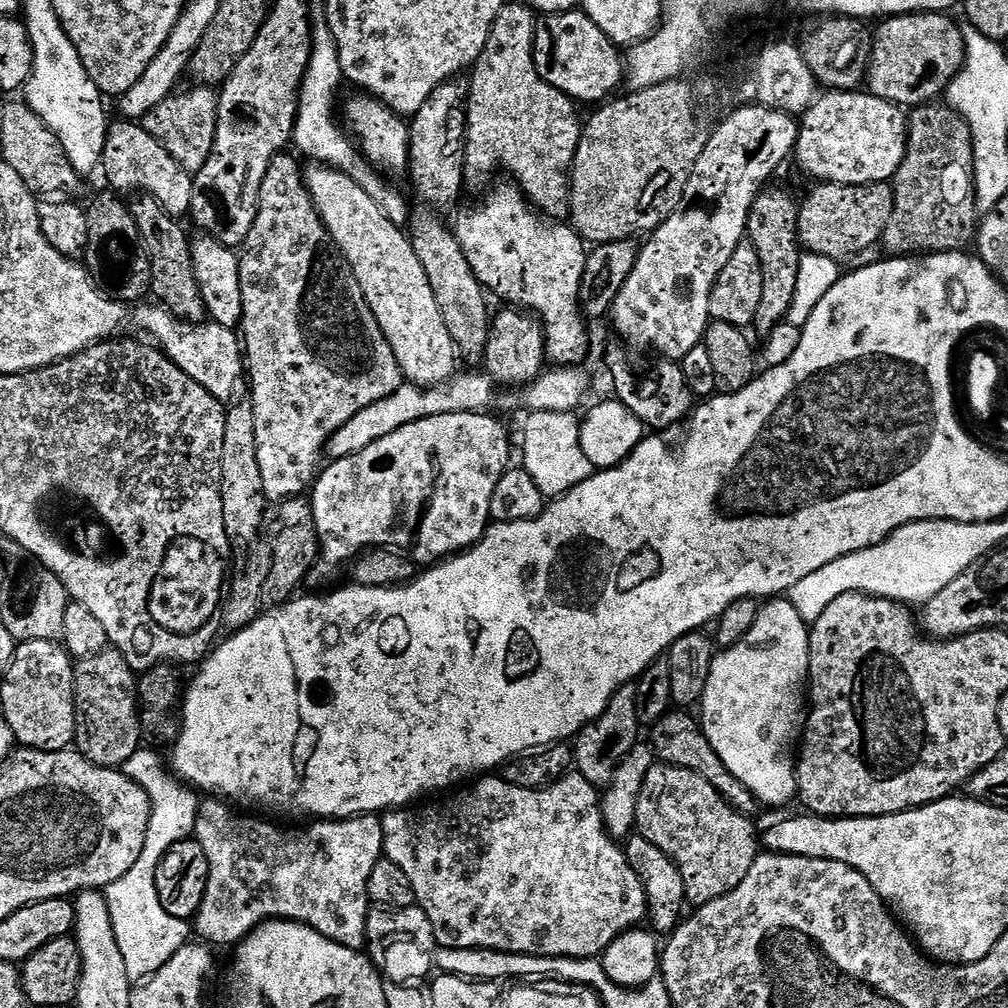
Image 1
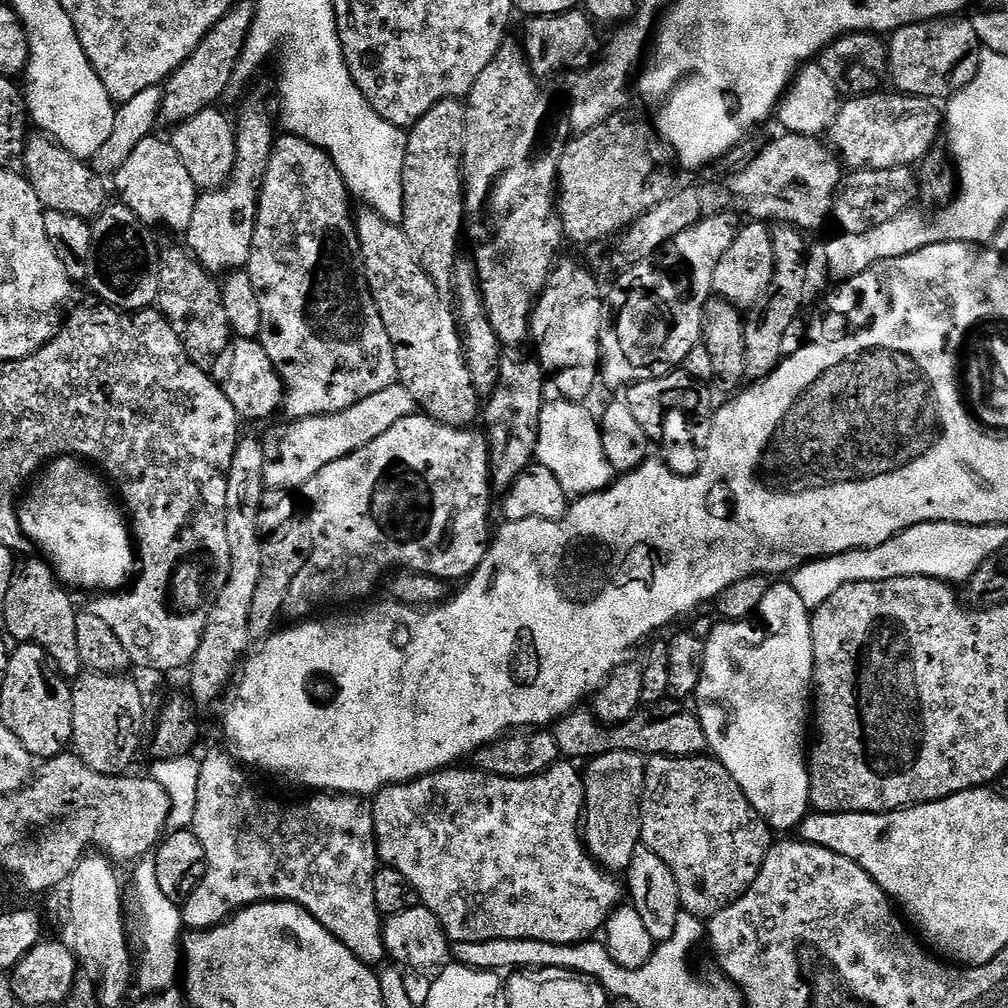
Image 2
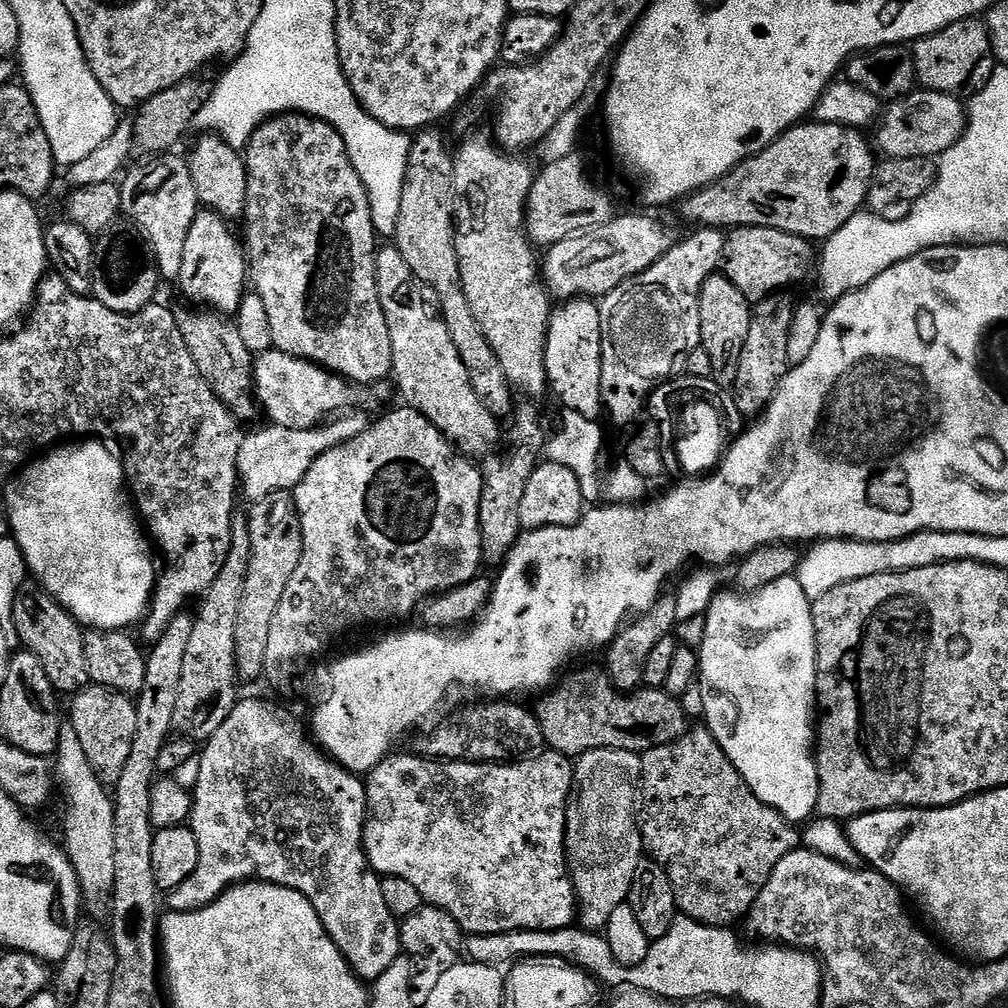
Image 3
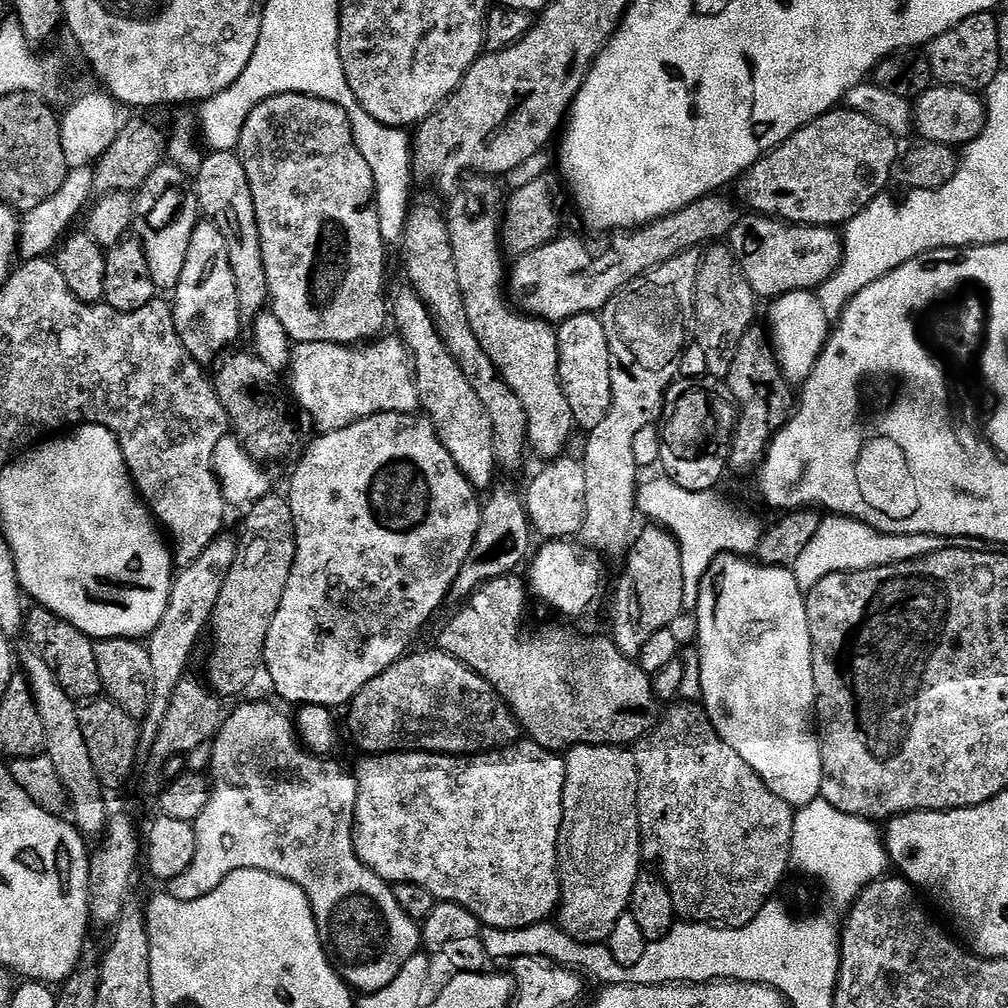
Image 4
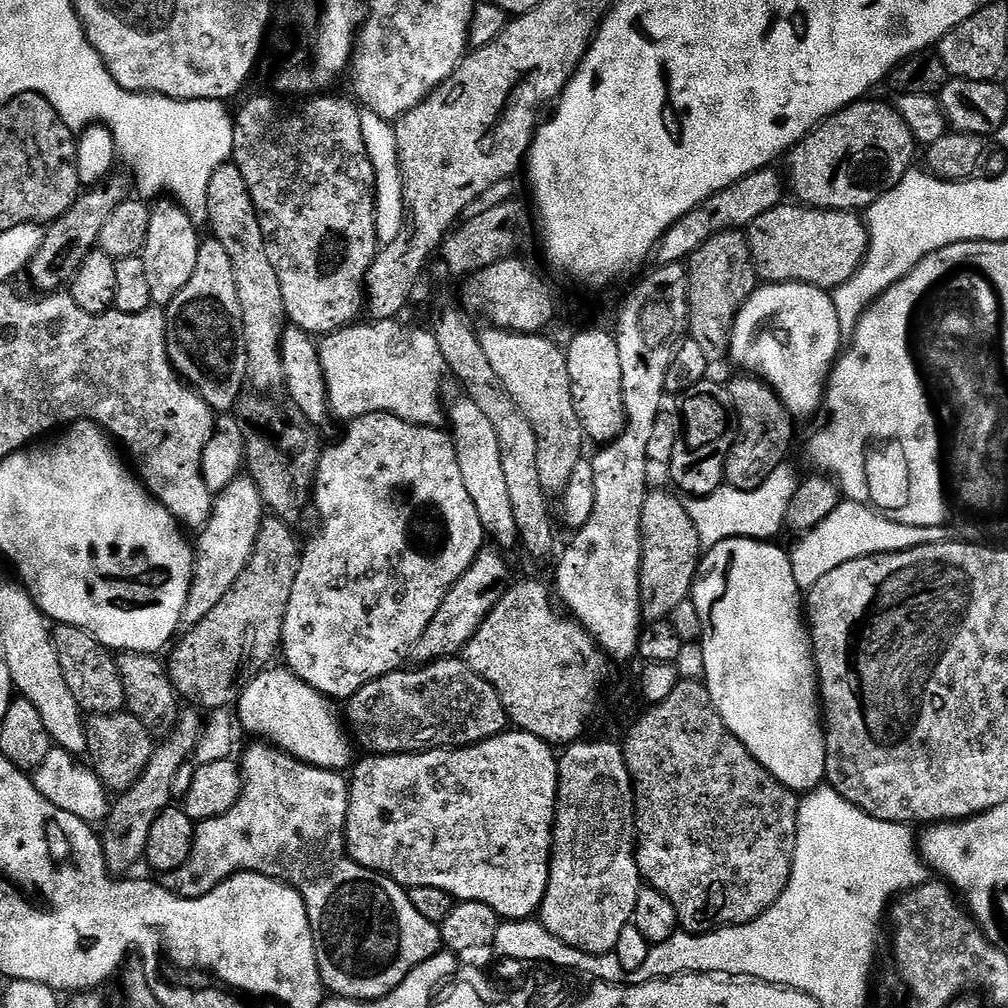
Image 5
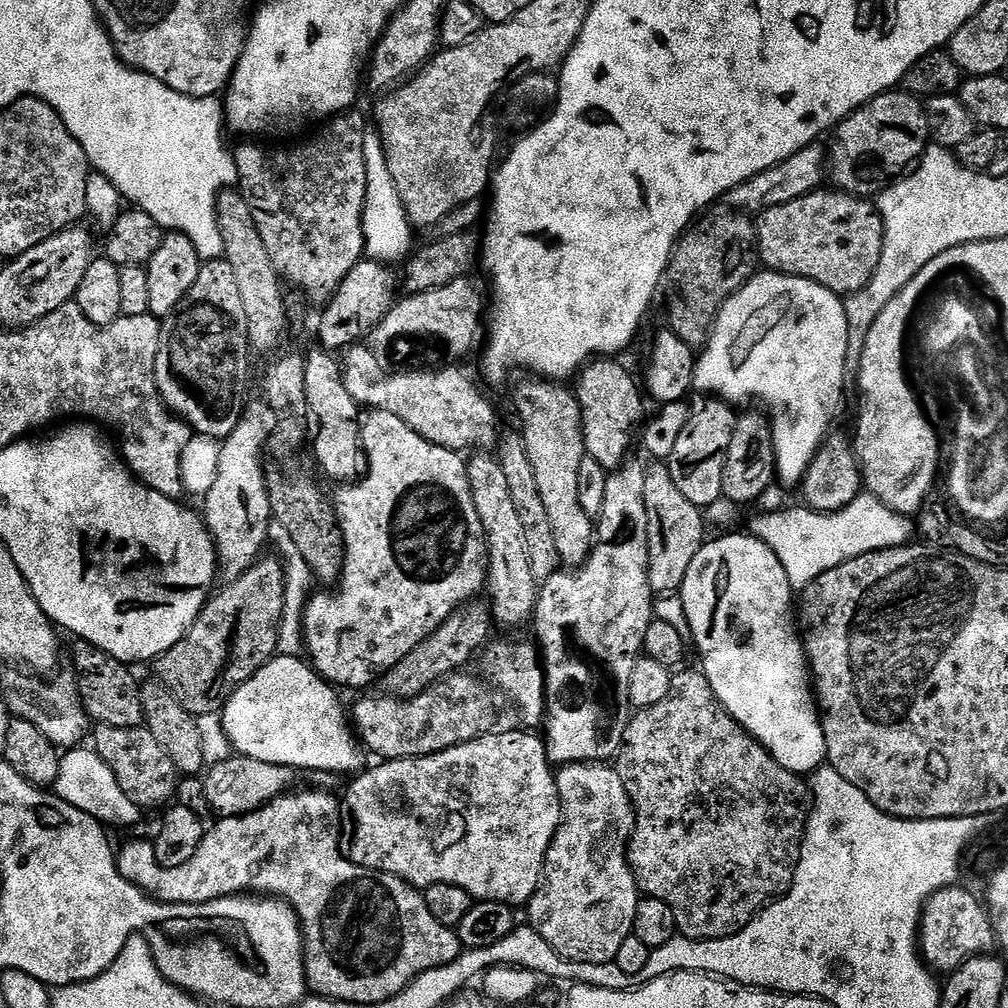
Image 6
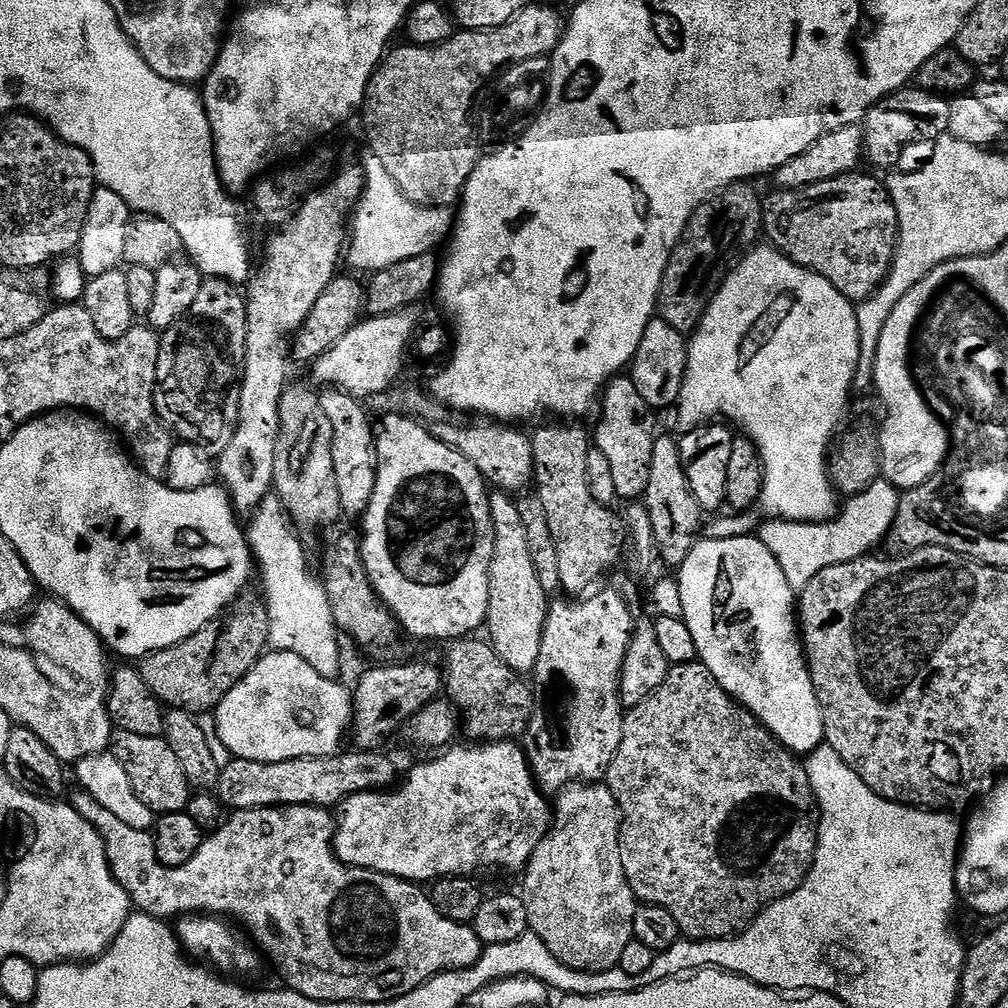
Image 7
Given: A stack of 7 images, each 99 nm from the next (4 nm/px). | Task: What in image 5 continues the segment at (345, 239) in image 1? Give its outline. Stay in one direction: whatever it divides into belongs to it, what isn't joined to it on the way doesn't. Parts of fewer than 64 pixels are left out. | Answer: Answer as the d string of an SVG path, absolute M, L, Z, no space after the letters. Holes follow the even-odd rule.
M460 394L453 404L446 408L446 420L452 423L450 439L456 446L458 470L462 470L462 482L470 493L470 502L474 502L474 510L478 510L478 518L484 527L485 537L492 536L501 549L516 548L520 535L518 522L514 522L514 510L510 503L510 493L506 477L502 471L502 450L498 447L498 434L494 434L494 422L474 406L469 396Z

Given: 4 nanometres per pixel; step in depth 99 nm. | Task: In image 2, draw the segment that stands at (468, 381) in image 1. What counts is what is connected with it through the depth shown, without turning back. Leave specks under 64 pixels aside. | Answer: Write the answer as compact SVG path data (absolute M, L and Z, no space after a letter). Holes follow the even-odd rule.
M397 382L332 416L307 416L291 421L287 425L289 428L281 434L280 441L270 448L270 459L264 466L265 485L269 489L280 488L276 490L303 489L310 478L322 470L322 466L330 466L330 462L338 462L338 458L346 458L354 454L354 450L362 450L362 446L386 434L394 422L402 422L402 418L410 418L417 412L410 390Z

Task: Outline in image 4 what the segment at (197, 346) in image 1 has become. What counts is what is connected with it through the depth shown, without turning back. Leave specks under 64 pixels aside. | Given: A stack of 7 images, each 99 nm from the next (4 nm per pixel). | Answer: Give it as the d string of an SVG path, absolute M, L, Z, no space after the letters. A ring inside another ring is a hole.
M388 335L359 346L306 342L293 347L286 369L286 384L294 404L296 399L295 407L300 407L312 419L317 433L342 430L374 414L415 413L420 408L416 372L412 369L408 346L399 335Z

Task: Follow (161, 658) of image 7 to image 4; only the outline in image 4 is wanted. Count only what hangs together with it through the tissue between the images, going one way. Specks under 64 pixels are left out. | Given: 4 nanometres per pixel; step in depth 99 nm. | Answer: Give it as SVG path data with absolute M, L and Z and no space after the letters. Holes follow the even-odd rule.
M266 495L247 509L248 521L244 524L244 537L239 537L236 561L216 603L216 650L208 660L206 683L221 698L242 695L255 682L256 675L261 675L266 634L270 634L270 622L274 622L274 614L278 614L278 606L282 606L282 594L286 594L286 582L290 582L290 570L296 557L294 514L288 505L287 495L276 495Z

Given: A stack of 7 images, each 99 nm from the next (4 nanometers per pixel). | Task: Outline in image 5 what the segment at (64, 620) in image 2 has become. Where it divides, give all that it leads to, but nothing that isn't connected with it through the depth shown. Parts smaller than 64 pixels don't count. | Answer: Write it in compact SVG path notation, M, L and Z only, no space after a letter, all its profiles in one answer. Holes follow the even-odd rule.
M56 624L52 628L54 650L58 650L58 663L66 677L66 686L74 694L81 713L88 716L110 716L125 711L124 687L120 671L116 665L117 657L109 649L97 642L89 632L69 624Z

